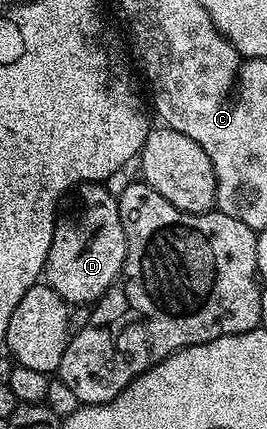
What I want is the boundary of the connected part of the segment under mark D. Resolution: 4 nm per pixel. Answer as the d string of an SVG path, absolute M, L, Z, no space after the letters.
M82 182L66 195L61 209L55 216L53 240L49 244L49 256L43 265L42 277L46 285L57 292L71 306L91 306L103 297L103 293L118 280L125 264L127 241L125 228L121 228L119 200L101 182Z

